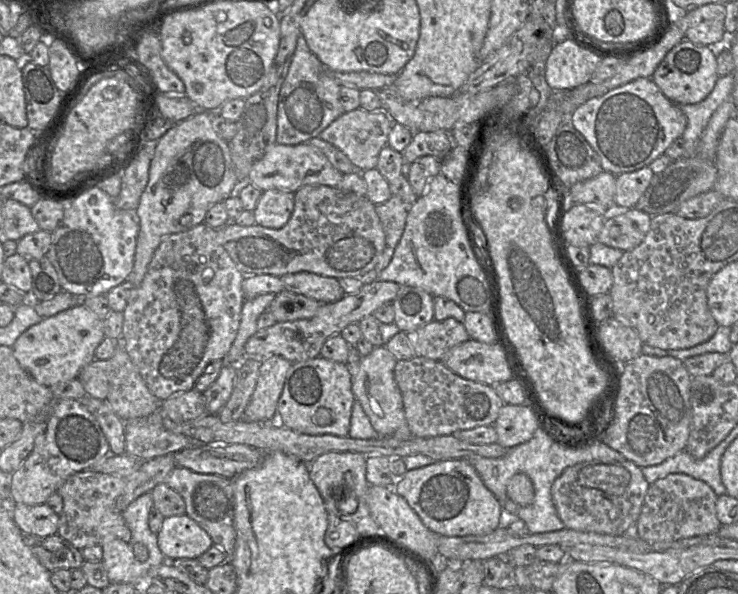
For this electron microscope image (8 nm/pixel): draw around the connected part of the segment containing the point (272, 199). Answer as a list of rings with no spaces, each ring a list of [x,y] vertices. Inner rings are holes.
[[[271,189],[262,191],[252,211],[255,224],[272,229],[282,228],[294,210],[294,193]]]

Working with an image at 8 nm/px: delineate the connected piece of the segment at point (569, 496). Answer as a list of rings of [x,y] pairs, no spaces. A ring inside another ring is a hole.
[[[591,460],[566,468],[554,481],[551,495],[565,528],[622,536],[637,522],[649,487],[642,469],[630,460]]]

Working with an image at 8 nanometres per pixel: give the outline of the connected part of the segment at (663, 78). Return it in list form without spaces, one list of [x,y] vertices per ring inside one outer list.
[[[683,39],[664,57],[652,75],[652,80],[663,94],[675,104],[696,104],[703,101],[713,90],[718,78],[717,48],[696,45]]]

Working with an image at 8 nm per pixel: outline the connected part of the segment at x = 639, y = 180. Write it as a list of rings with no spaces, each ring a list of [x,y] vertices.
[[[645,166],[639,170],[616,176],[614,204],[617,211],[627,211],[635,205],[648,188],[654,172]]]

